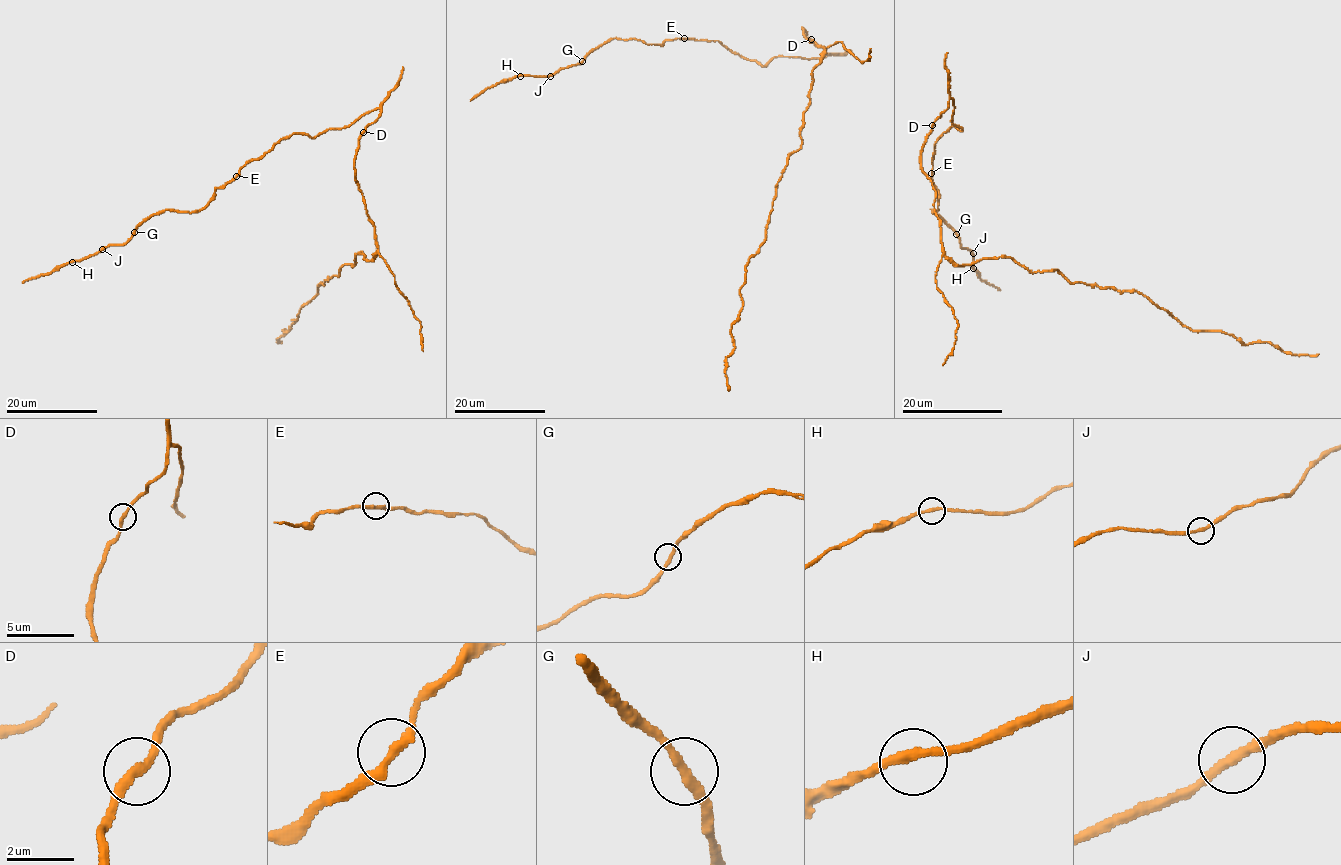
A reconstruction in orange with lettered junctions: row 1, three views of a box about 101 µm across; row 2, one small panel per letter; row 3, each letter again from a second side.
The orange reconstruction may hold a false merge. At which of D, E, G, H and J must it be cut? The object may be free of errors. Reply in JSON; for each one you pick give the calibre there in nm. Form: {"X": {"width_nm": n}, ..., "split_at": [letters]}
{"split_at": []}

